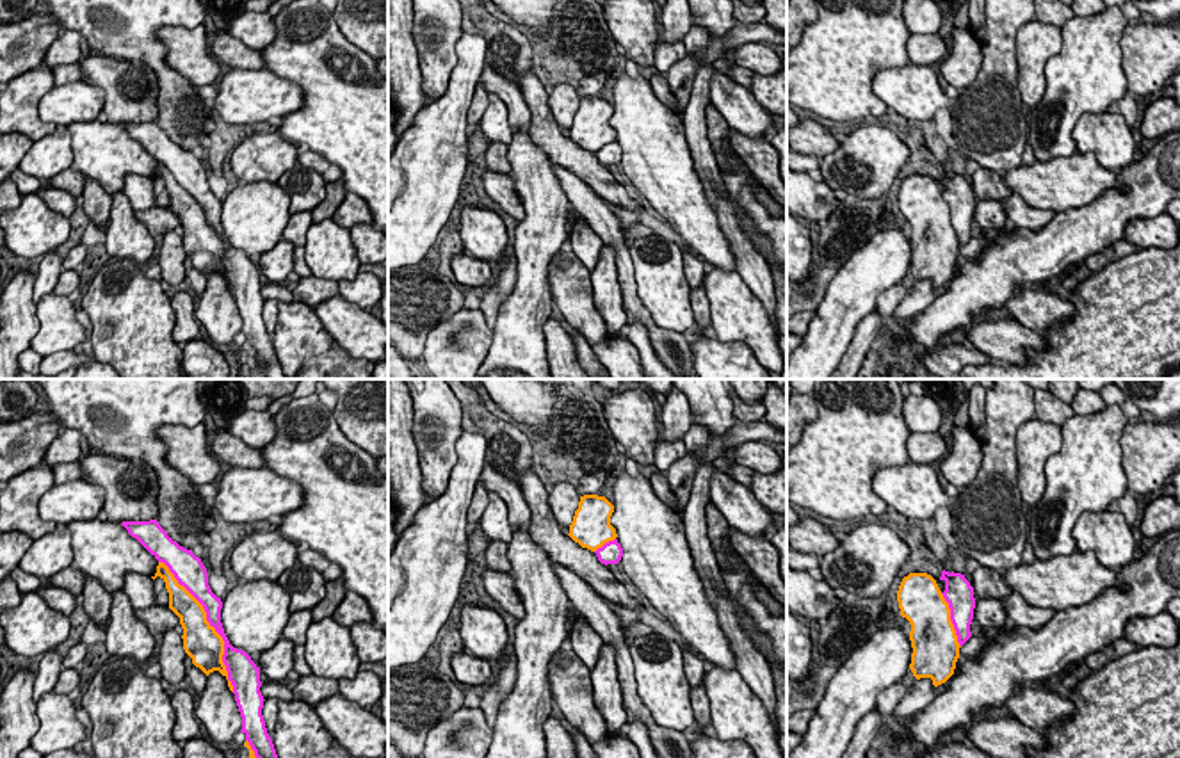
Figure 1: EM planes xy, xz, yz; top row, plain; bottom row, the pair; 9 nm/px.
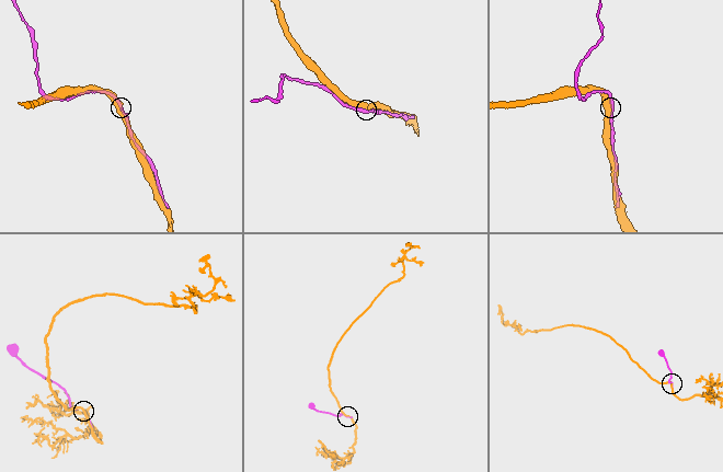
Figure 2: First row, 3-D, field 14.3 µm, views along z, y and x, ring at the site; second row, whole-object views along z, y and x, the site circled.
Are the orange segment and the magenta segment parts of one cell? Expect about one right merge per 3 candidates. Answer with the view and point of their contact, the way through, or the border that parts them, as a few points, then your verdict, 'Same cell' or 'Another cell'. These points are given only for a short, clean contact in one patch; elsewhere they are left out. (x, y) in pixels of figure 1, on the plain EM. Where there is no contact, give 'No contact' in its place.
Touches orange at xy (209, 226). Same cell

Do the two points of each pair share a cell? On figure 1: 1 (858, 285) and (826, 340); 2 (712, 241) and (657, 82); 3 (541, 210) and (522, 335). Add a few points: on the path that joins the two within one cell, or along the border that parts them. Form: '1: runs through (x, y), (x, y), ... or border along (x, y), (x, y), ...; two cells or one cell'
1: runs through (849, 299), (846, 321), (840, 326); one cell
2: runs through (682, 201), (657, 162), (657, 121); one cell
3: runs through (533, 241), (527, 305); one cell

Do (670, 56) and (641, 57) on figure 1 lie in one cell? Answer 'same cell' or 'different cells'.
same cell

